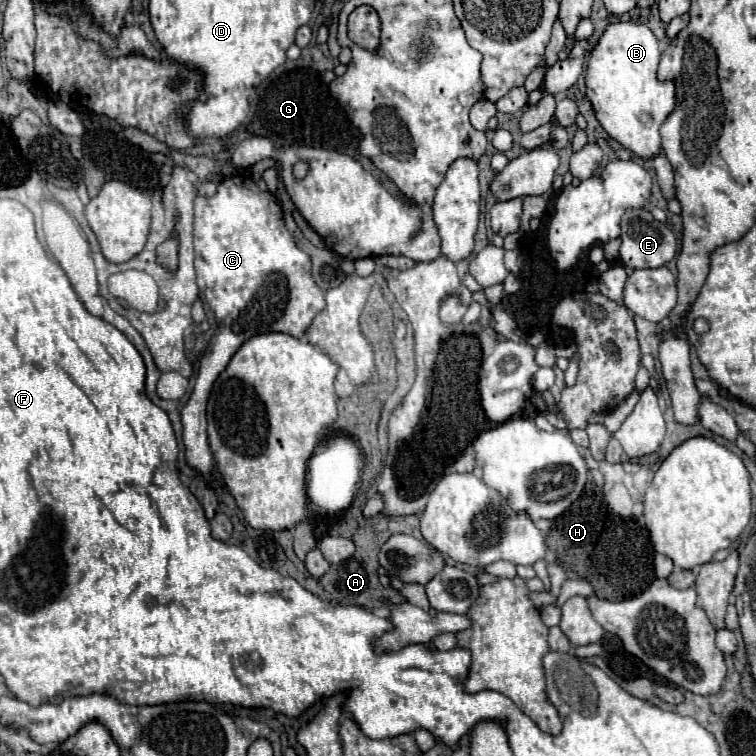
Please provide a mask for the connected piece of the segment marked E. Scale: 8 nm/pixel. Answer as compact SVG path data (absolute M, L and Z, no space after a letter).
M626 210L622 216L622 234L620 234L620 258L628 268L658 268L668 264L676 256L676 238L666 224L658 222L648 210Z

